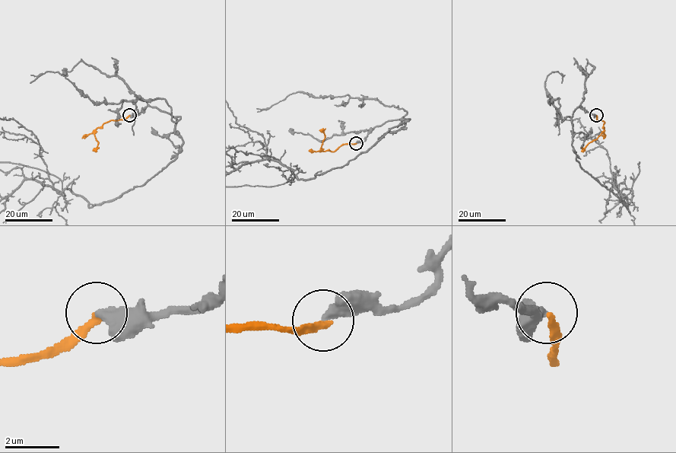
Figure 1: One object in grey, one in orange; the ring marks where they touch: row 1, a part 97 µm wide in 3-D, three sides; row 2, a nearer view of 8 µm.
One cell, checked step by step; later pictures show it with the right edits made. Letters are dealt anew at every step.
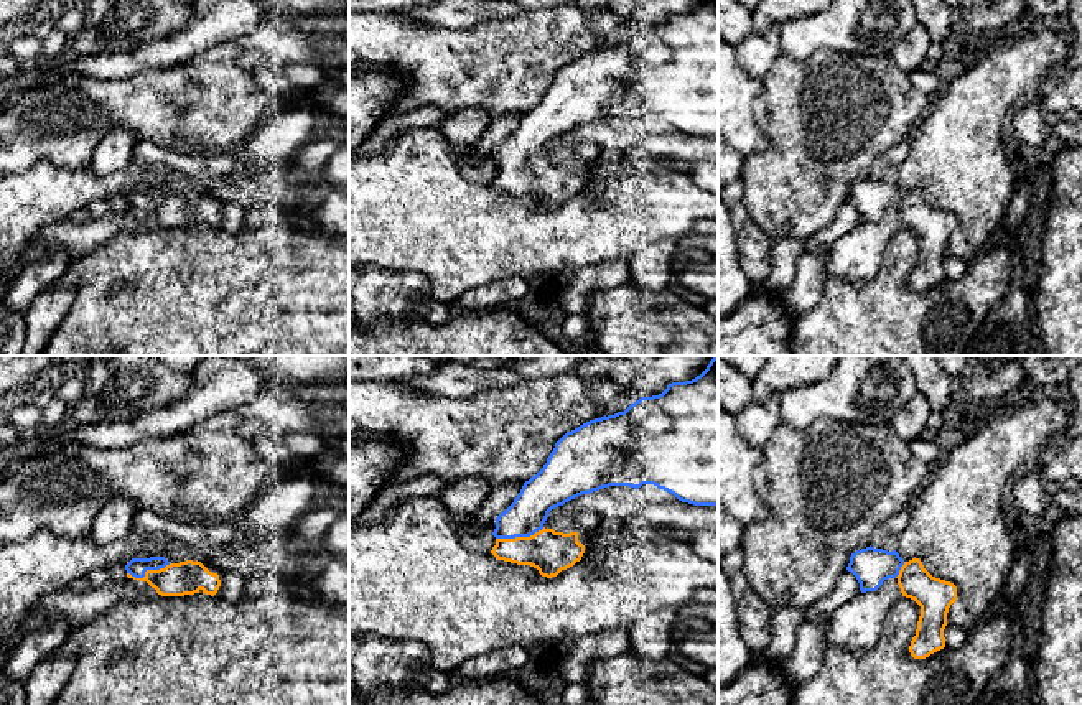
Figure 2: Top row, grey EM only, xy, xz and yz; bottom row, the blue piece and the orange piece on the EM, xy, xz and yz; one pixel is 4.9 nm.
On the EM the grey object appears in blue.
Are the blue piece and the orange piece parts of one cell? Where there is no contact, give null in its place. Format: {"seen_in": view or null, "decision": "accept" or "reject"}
{"seen_in": "xz", "decision": "accept"}

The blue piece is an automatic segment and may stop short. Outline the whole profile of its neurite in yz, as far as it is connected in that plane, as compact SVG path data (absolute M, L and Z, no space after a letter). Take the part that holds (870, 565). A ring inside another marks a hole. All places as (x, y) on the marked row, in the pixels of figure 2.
M871 545L851 553L846 570L856 577L861 593L876 591L884 580L896 578L902 596L921 606L916 636L909 646L914 659L926 659L945 647L947 613L957 600L954 583L932 577L919 558L904 562L896 550Z

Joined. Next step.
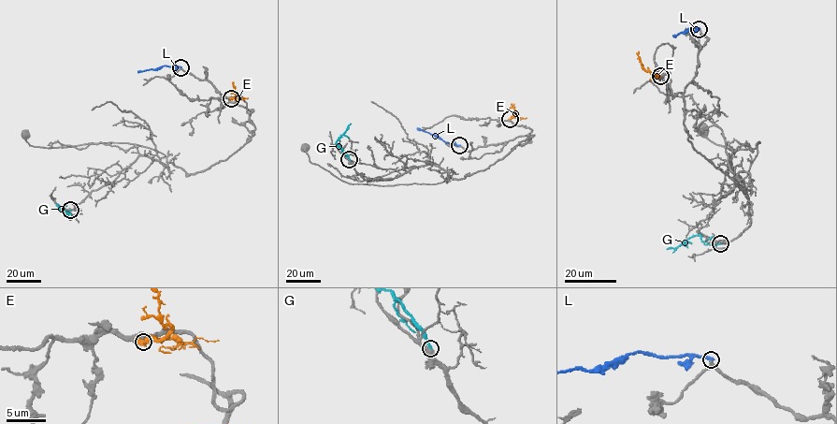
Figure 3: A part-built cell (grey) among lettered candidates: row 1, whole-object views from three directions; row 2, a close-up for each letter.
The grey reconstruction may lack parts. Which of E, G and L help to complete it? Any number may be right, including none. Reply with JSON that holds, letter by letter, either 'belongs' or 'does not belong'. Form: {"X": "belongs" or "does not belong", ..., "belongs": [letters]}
{"E": "does not belong", "G": "does not belong", "L": "does not belong", "belongs": []}

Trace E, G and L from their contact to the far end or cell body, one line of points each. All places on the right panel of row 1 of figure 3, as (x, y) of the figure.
E: (659, 76), (645, 69), (639, 51)
G: (720, 243), (705, 244), (700, 236), (694, 235), (675, 248), (666, 249)
L: (699, 29), (691, 27), (672, 36)

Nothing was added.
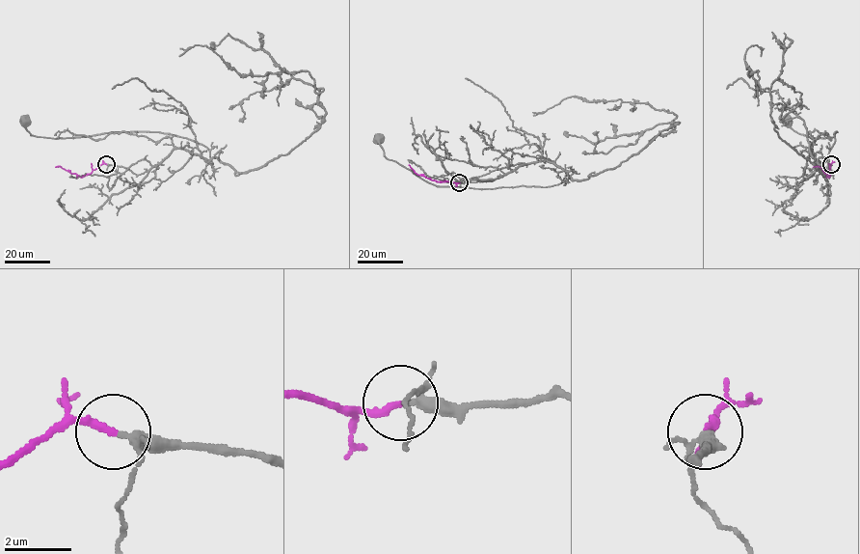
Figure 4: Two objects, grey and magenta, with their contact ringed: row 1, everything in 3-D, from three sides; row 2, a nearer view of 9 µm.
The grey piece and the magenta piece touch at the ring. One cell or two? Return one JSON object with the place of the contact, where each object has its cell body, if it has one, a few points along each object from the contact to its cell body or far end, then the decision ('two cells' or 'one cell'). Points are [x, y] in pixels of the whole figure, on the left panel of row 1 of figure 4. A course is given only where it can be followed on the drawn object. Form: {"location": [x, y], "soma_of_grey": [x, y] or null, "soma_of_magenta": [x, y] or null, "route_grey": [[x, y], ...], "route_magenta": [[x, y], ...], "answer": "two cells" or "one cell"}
{"location": [106, 164], "soma_of_grey": [26, 120], "soma_of_magenta": null, "route_grey": [[106, 164], [139, 175], [174, 149], [212, 162], [206, 147], [168, 134], [56, 138], [34, 136], [25, 120]], "route_magenta": [[106, 164], [80, 178], [60, 166], [55, 167]], "answer": "one cell"}

